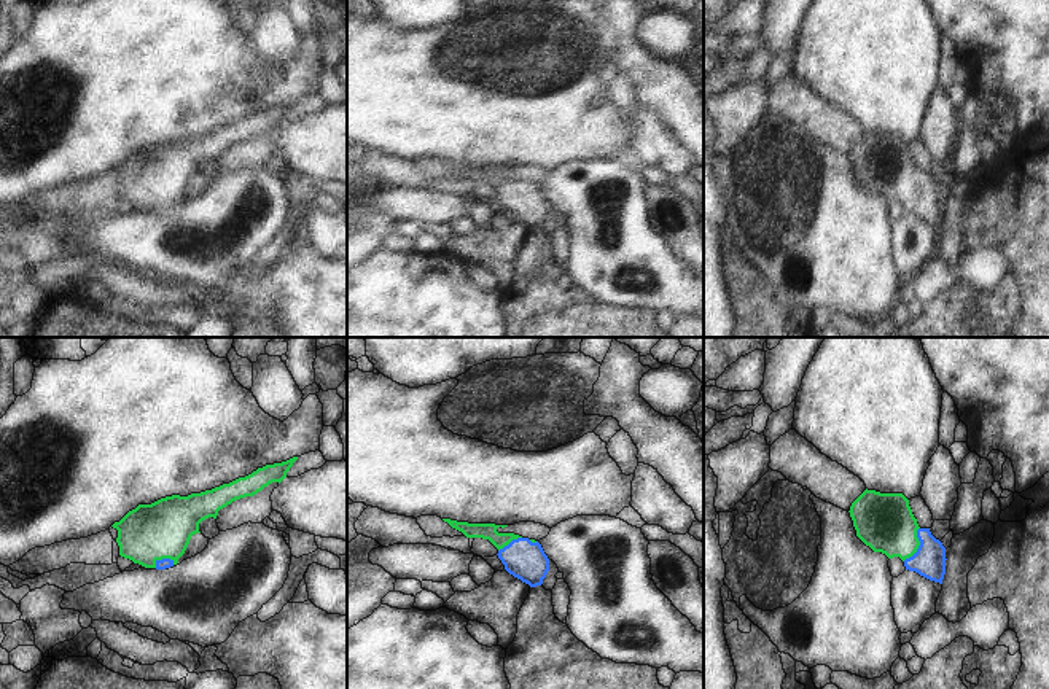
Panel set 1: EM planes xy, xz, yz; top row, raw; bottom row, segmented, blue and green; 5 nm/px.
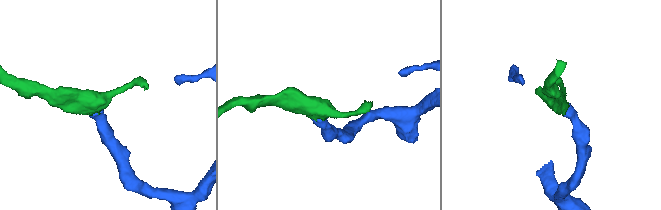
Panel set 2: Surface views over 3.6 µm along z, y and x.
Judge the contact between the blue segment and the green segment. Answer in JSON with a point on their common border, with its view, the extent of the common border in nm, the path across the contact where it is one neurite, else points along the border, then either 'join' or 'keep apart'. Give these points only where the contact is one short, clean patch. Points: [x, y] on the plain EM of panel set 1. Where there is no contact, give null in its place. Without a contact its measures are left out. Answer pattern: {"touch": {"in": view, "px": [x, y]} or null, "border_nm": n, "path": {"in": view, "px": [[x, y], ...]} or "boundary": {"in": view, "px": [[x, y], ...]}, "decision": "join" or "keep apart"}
{"touch": {"in": "yz", "px": [919, 190]}, "border_nm": 190, "path": {"in": "yz", "px": [[930, 202], [919, 190], [909, 186], [884, 166]]}, "decision": "join"}

